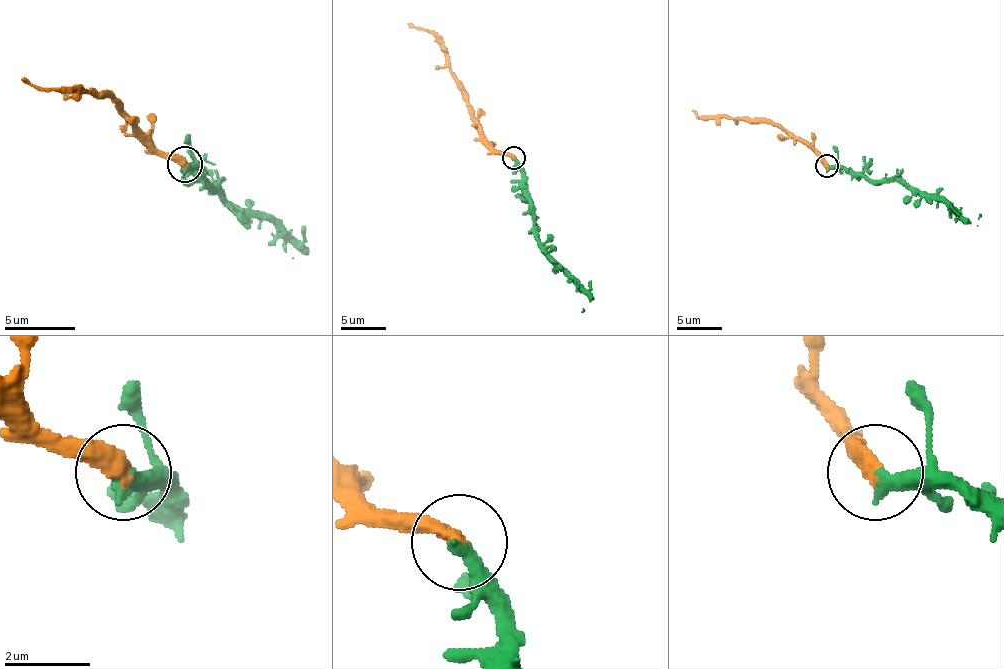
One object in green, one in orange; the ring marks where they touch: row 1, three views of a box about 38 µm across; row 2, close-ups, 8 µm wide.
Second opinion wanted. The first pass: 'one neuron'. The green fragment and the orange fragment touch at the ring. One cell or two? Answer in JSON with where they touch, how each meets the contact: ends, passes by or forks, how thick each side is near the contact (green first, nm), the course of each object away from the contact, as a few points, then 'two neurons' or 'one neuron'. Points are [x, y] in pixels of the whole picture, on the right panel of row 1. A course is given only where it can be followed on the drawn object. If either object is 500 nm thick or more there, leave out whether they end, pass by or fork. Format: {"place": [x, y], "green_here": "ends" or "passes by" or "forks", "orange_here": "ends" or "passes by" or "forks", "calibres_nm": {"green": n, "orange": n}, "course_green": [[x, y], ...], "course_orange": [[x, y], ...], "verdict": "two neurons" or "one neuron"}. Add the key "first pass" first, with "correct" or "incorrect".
{"first pass": "correct", "place": [826, 165], "green_here": "ends", "orange_here": "ends", "calibres_nm": {"green": 380, "orange": 420}, "course_green": [[827, 166], [863, 173], [870, 179], [902, 179], [922, 191], [940, 195], [967, 222], [977, 225], [981, 213]], "course_orange": [[827, 166], [809, 145], [770, 123], [700, 118], [693, 111]], "verdict": "one neuron"}

